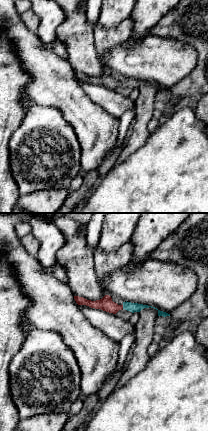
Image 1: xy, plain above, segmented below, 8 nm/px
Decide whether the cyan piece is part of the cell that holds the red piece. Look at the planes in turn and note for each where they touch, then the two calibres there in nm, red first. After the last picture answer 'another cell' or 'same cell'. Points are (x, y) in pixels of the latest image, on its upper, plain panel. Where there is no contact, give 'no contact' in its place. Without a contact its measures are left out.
meets red at (122, 83); 110 nm thick on the red side, 80 nm on the other

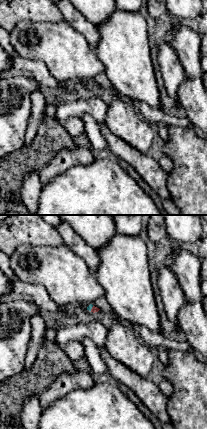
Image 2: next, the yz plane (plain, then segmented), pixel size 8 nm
meets red at (92, 84); 50 nm thick on the red side, 40 nm on the other

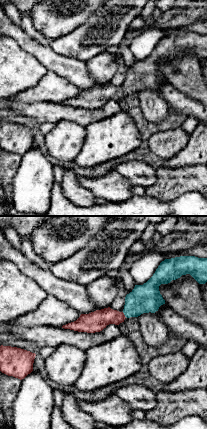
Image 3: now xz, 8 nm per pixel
meets red at (124, 91); 170 nm thick on the red side, 220 nm on the other

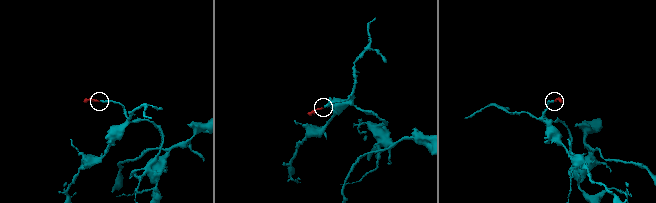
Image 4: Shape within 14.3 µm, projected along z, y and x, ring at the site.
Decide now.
same cell

